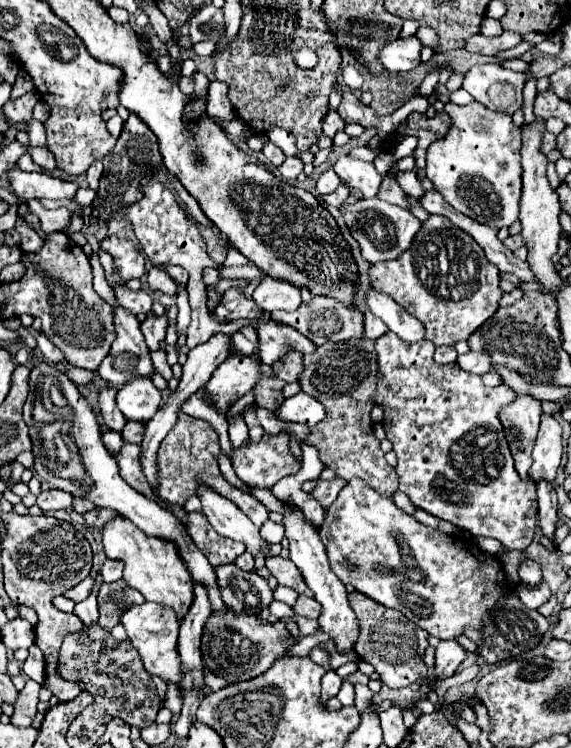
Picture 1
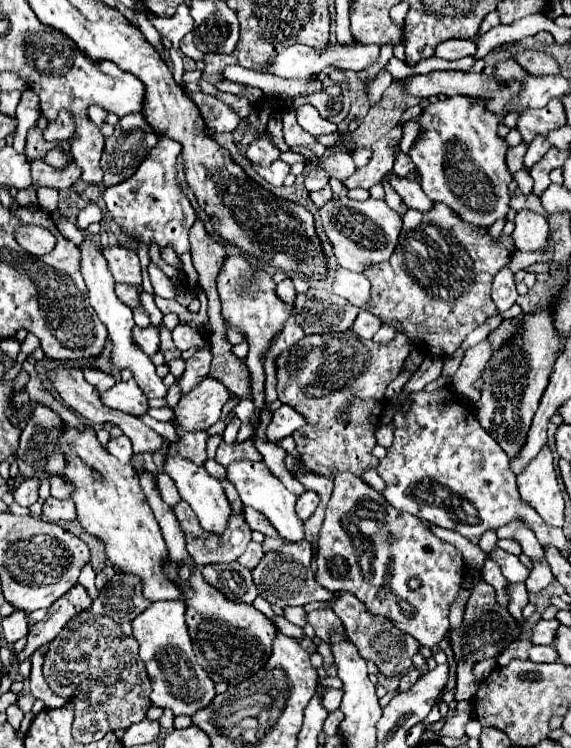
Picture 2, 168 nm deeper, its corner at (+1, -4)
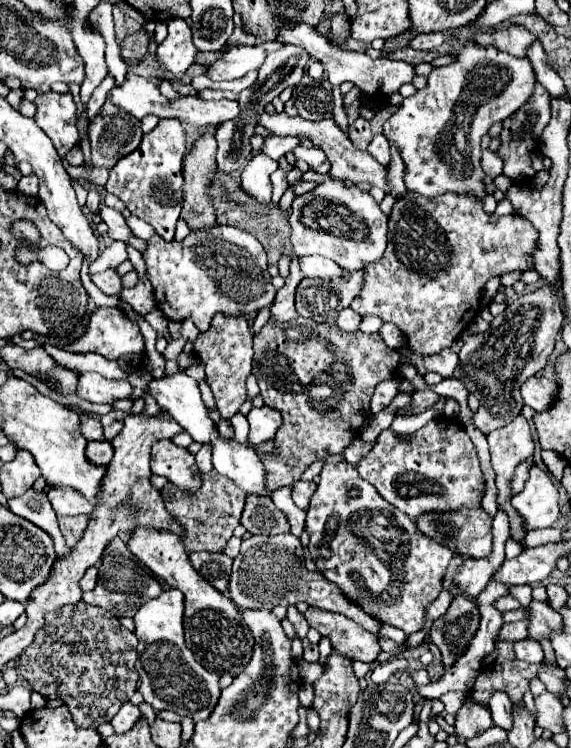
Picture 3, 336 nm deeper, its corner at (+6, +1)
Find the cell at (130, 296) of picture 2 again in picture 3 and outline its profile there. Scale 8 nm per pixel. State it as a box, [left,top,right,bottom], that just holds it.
[92,270,122,296]

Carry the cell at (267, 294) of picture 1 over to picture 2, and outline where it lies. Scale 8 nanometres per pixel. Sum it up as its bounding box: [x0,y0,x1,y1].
[277,279,297,303]

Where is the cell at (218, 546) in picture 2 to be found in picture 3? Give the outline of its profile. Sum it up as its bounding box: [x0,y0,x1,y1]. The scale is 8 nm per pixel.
[162,470,246,552]

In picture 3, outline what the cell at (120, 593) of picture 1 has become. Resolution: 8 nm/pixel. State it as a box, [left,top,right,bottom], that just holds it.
[82,556,162,618]

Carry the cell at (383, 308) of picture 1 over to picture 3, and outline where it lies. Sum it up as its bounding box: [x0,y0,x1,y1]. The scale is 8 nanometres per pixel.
[300,255,344,280]

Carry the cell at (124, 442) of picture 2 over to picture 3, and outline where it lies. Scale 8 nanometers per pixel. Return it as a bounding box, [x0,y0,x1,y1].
[88,440,114,464]

